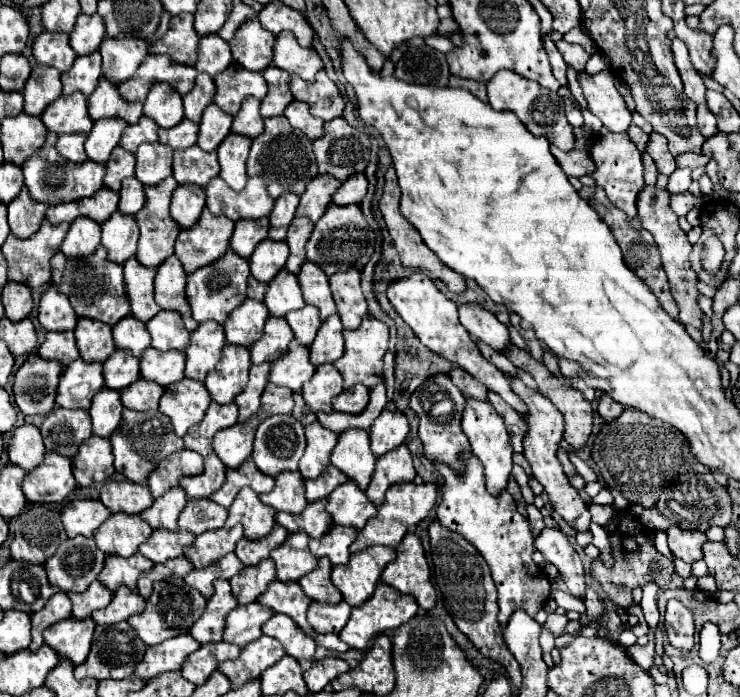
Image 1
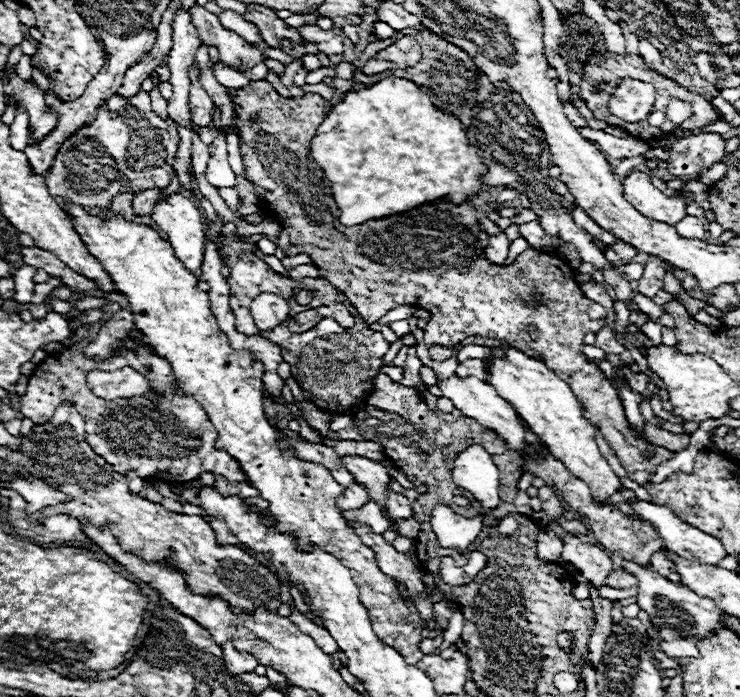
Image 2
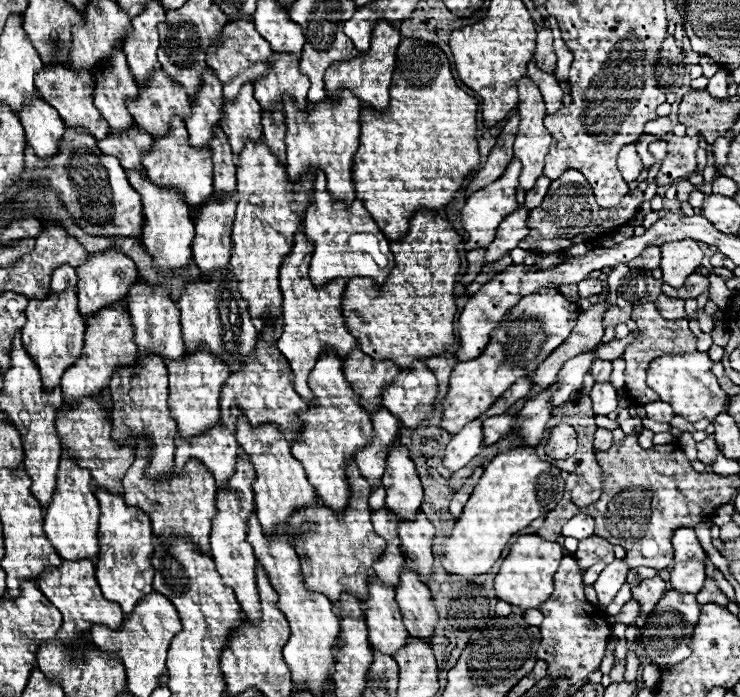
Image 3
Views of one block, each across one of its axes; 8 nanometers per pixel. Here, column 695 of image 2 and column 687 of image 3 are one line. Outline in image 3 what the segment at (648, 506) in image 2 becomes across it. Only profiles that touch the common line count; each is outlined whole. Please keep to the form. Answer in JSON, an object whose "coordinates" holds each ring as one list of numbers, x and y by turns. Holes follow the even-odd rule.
{"coordinates":[[678,528,672,534,674,546,674,560,706,560,706,552,702,550,700,542,694,536,694,528]]}

